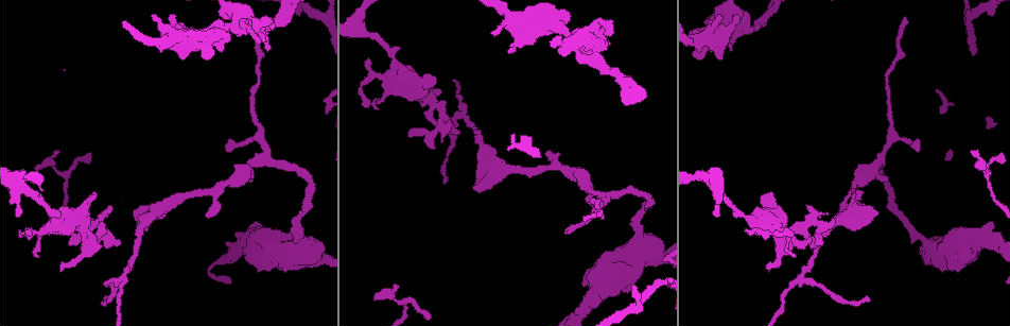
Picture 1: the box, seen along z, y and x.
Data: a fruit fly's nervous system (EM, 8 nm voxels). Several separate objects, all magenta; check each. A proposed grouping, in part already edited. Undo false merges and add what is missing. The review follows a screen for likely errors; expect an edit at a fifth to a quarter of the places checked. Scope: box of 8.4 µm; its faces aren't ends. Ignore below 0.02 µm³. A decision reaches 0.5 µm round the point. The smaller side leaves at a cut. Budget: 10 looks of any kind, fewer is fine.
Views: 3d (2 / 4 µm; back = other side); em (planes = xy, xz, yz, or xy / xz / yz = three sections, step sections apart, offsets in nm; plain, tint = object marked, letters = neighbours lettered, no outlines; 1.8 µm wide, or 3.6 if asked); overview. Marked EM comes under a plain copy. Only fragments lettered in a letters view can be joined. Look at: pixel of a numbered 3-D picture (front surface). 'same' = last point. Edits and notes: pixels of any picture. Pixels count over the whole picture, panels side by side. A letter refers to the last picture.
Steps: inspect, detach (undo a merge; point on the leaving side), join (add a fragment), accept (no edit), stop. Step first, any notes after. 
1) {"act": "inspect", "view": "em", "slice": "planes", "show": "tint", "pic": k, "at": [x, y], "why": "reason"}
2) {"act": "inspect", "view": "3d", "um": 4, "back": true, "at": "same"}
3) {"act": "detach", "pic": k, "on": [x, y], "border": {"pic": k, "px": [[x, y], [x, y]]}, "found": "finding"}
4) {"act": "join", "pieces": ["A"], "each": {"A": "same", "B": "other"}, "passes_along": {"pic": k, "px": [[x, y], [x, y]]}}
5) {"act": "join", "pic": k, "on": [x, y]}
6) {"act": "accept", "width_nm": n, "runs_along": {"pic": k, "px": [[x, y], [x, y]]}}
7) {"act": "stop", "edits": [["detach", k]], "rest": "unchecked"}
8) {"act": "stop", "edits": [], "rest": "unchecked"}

{"act": "inspect", "view": "em", "slice": "xz", "step": 8, "show": "letters", "pic": 1, "at": [765, 265], "why": "branch stops here"}

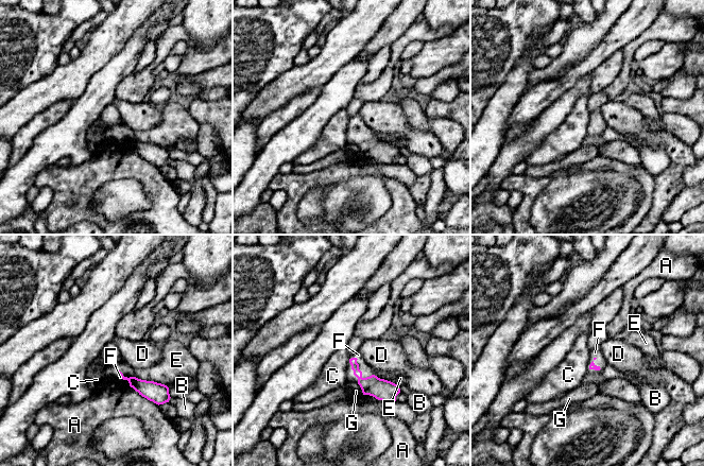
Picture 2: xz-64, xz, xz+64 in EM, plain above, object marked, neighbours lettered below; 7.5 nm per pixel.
{"act": "join", "pieces": ["F"], "each": {"A": "other", "B": "other", "C": "other", "D": "other", "E": "other", "F": "same", "G": "other"}, "passes_along": {"pic": 2, "px": [[382, 390], [359, 369], [366, 370]]}, "found": "the cell continues"}

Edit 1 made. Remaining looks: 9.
{"act": "inspect", "view": "3d", "um": 2, "pic": 1, "at": [466, 117], "why": "branch point"}

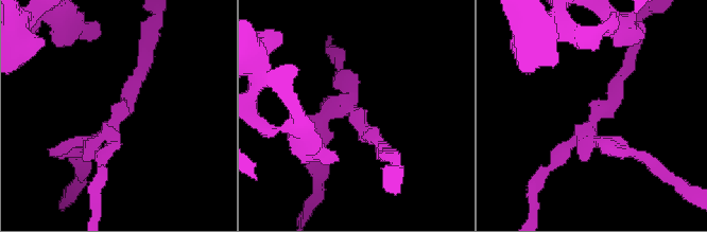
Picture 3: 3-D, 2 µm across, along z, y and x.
{"act": "inspect", "view": "em", "um": 3.6, "slice": "xy", "step": 8, "show": "letters", "pic": 3, "at": [352, 111], "why": "need the tissue"}

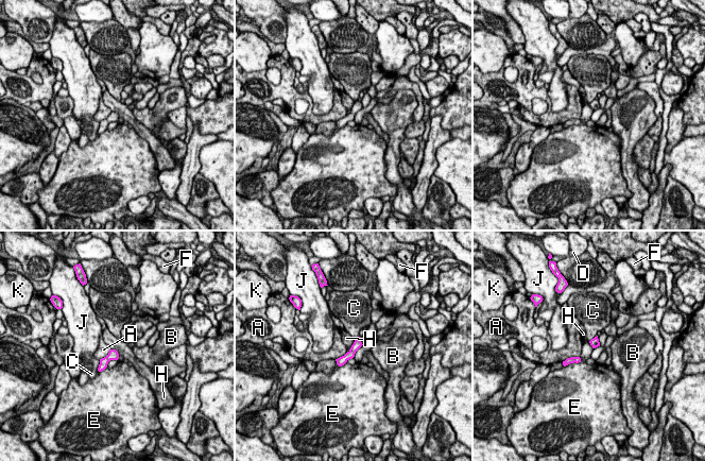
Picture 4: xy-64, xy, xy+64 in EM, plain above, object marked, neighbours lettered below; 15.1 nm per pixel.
{"act": "accept", "each": {"A": "other", "B": "other", "C": "other", "D": "other", "E": "other", "F": "other", "H": "other", "J": "other", "K": "other"}, "border": {"pic": 4, "px": [[109, 348], [114, 348], [119, 354]]}, "found": "one cell here"}

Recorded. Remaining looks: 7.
{"act": "inspect", "view": "overview"}

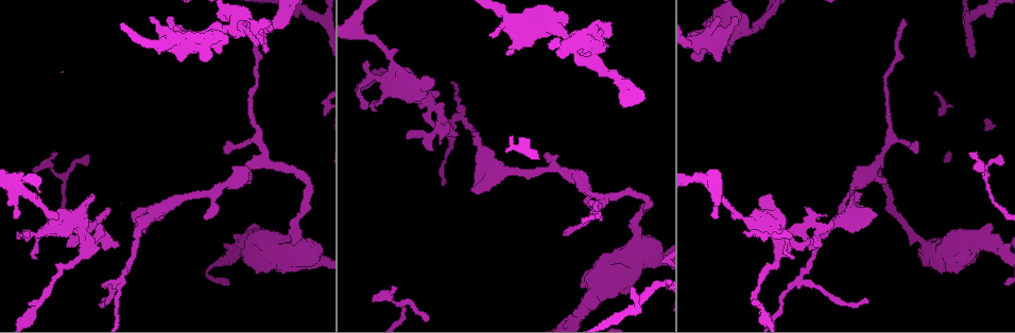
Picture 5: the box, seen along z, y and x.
{"act": "inspect", "view": "3d", "um": 4, "pic": 5, "at": [94, 196], "why": "branch stops here"}

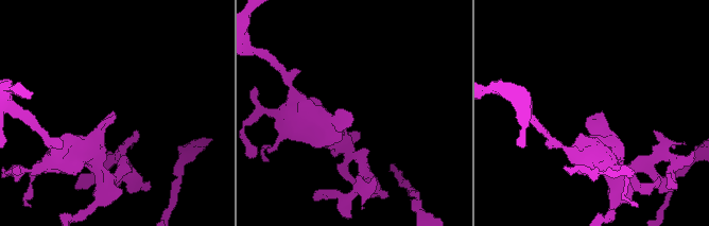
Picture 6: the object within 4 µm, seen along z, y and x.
{"act": "inspect", "view": "em", "um": 3.6, "slice": "xy", "step": 16, "show": "letters", "pic": 6, "at": [113, 116]}

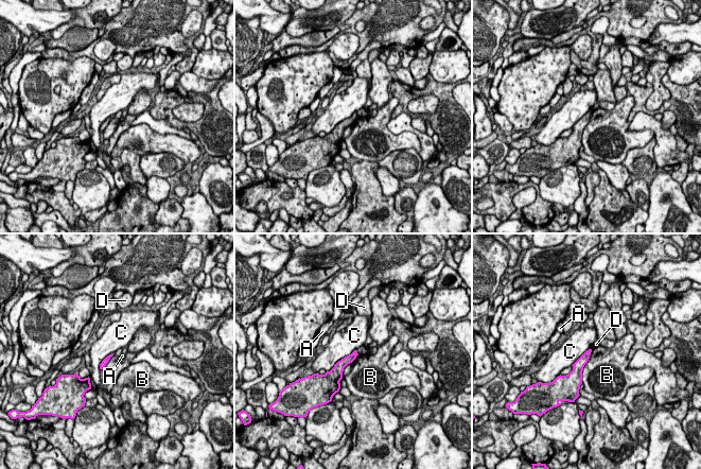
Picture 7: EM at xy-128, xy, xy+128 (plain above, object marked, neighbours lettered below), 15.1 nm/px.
{"act": "accept", "each": {"A": "other", "B": "other", "C": "other", "D": "other"}, "border": {"pic": 7, "px": [[355, 349], [342, 358], [327, 371]]}, "found": "no lettered fragment goes on from it"}

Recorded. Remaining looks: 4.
{"act": "inspect", "view": "3d", "um": 4, "back": true, "pic": 5, "at": [233, 30], "why": "abrupt turn"}

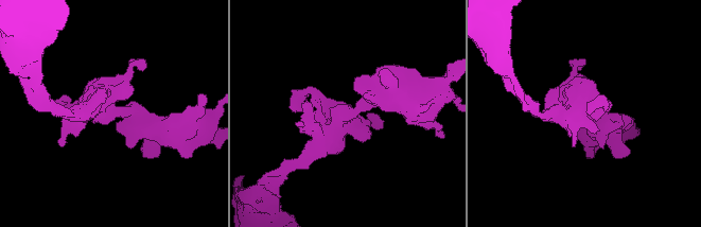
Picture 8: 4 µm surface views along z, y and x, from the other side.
{"act": "inspect", "view": "em", "slice": "xz", "step": 4, "show": "letters", "pic": 8, "at": [109, 114], "why": "need the tissue"}

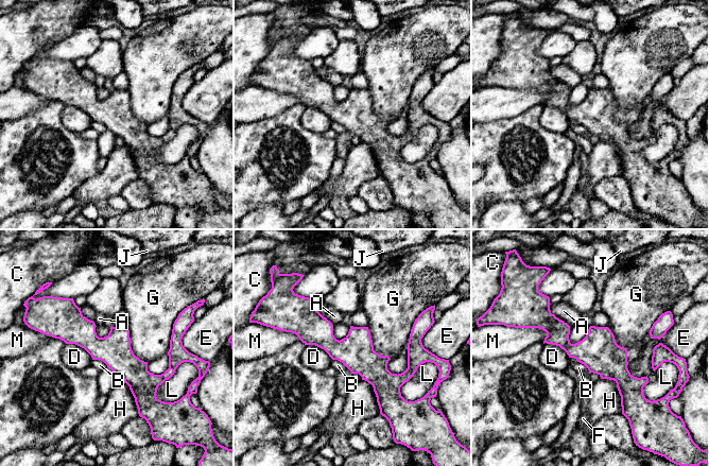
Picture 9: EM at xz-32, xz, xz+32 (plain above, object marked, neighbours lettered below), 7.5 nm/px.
{"act": "accept", "each": {"A": "other", "B": "other", "C": "other", "D": "other", "E": "other", "F": "other", "G": "other", "H": "other", "J": "other", "L": "other", "M": "other"}, "runs_along": {"pic": 9, "px": [[532, 324], [643, 382]]}, "found": "all the same cell"}

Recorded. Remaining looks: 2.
{"act": "stop", "edits": [["join", 2]], "rest": "unchecked"}

